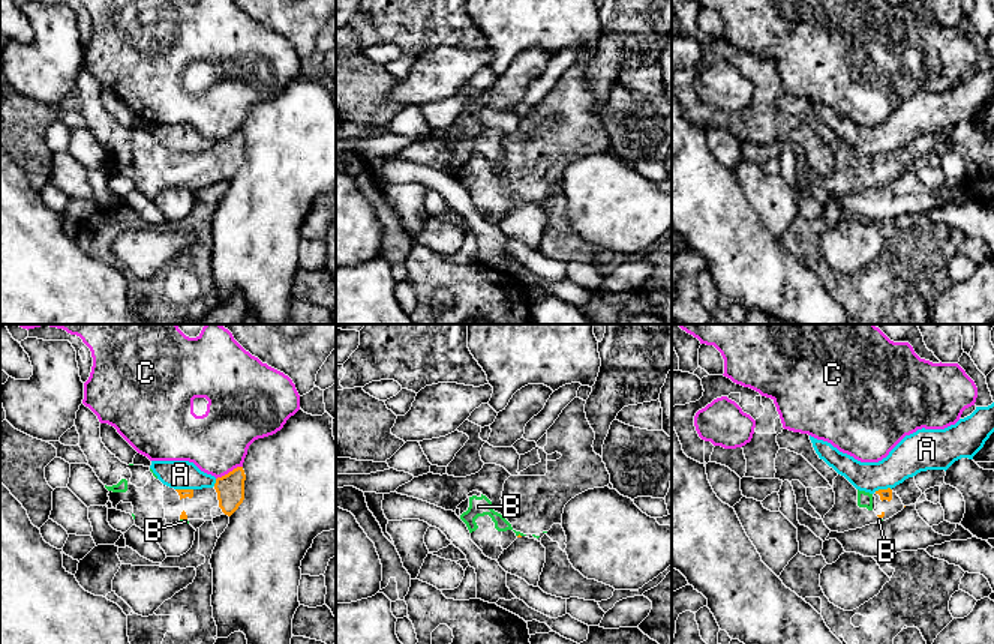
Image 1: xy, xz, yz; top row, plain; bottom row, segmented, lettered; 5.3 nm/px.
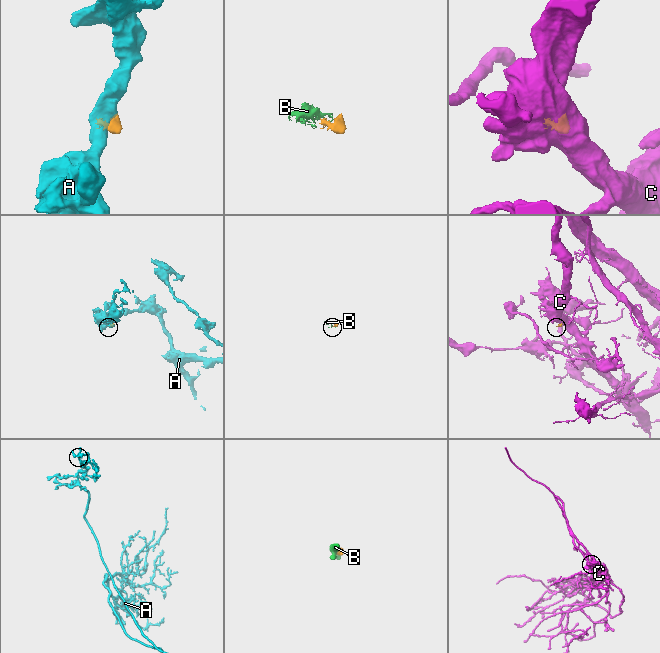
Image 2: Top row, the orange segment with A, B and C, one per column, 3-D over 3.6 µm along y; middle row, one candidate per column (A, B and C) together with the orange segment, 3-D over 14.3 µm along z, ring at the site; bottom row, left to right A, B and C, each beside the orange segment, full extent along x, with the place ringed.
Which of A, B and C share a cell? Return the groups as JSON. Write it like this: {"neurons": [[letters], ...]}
{"neurons": [["A"], ["B"], ["C"]]}

